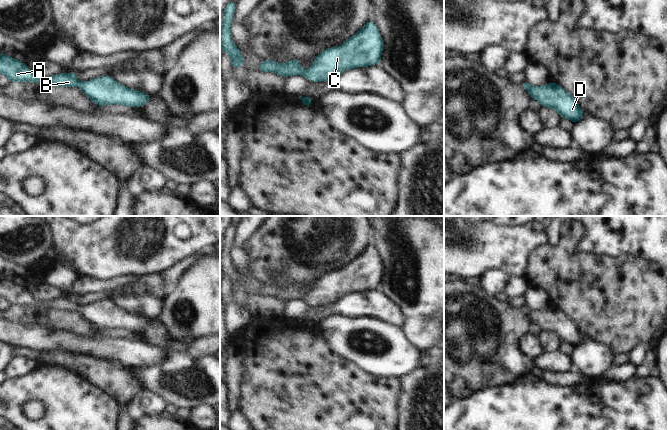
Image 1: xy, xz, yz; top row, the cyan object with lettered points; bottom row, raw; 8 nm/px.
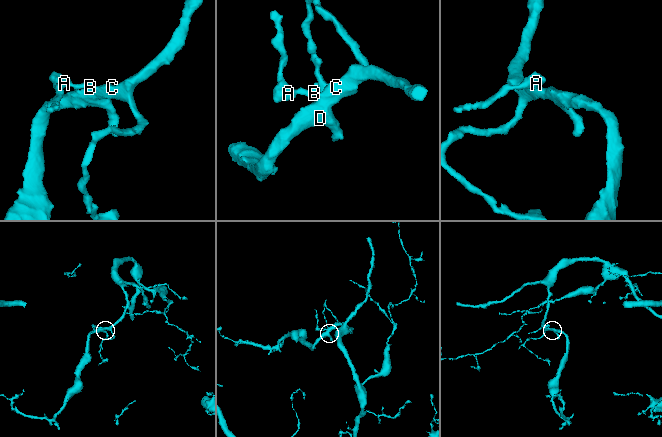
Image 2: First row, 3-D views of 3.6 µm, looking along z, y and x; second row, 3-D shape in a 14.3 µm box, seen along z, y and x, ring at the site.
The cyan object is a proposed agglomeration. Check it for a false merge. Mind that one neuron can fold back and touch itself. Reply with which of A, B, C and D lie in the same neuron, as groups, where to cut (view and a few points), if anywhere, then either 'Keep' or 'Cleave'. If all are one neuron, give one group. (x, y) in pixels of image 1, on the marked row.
Groups: A B C D. No split. Keep.

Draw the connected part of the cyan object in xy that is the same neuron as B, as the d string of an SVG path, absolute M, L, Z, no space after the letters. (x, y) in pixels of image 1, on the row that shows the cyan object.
M0 54L0 73L4 74L9 82L36 82L40 86L58 86L58 87L77 87L79 86L85 95L93 101L97 106L103 105L112 105L112 104L119 104L125 105L127 107L140 107L144 106L148 103L152 96L140 92L138 90L129 89L119 82L115 81L110 75L104 75L102 77L97 77L95 79L86 81L86 82L79 82L77 80L76 73L60 73L53 75L51 77L42 77L38 78L35 77L31 70L25 63L20 62L17 59L14 59L8 55L1 55Z

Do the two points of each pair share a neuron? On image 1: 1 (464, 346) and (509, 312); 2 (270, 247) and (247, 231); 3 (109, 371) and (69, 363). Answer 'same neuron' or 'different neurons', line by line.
1: same neuron
2: different neurons
3: same neuron

